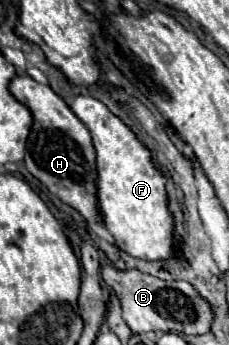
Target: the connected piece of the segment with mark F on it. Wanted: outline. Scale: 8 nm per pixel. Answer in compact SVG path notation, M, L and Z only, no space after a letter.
M75 96L69 104L87 126L97 154L97 208L115 244L133 258L167 260L173 256L173 218L167 212L165 176L153 166L149 150L109 108L93 96Z

